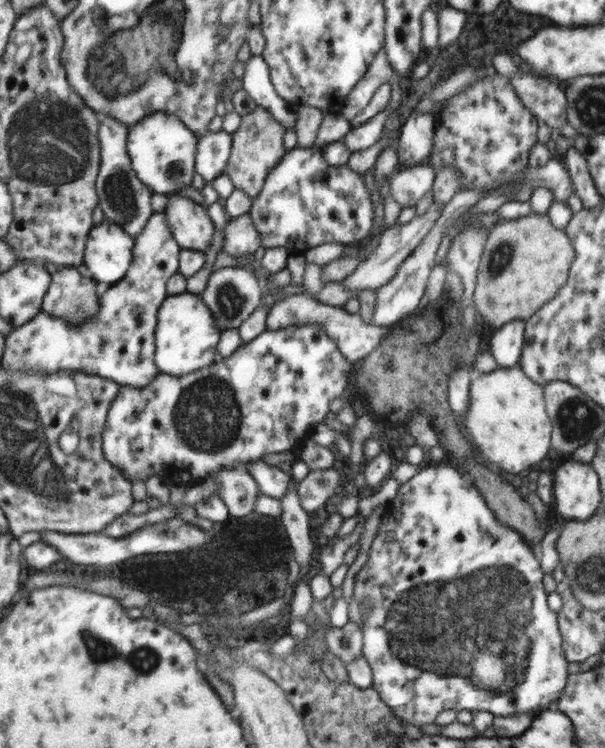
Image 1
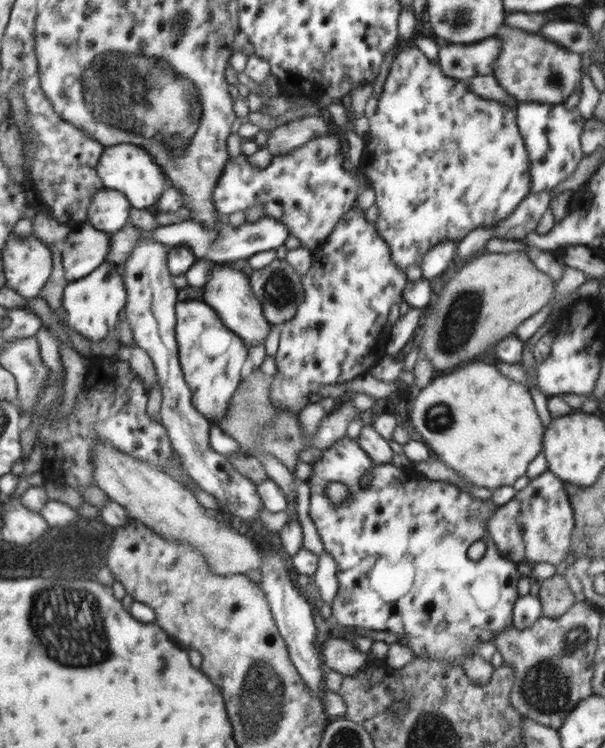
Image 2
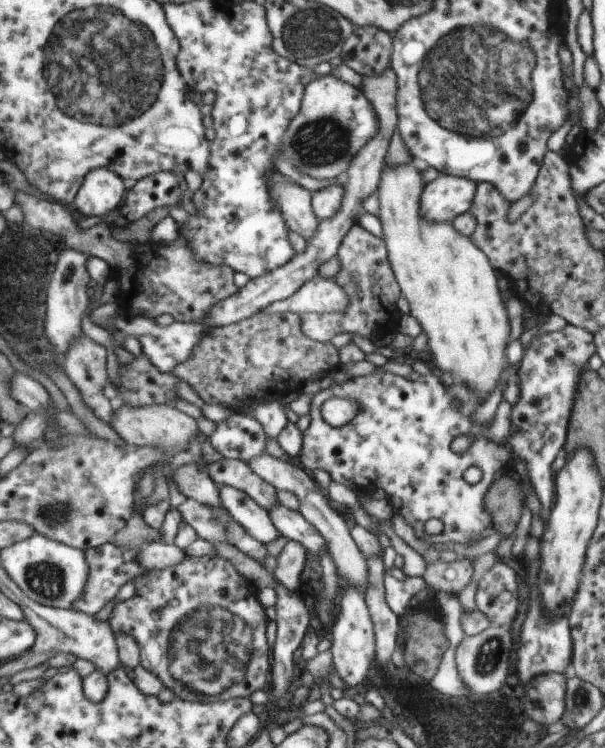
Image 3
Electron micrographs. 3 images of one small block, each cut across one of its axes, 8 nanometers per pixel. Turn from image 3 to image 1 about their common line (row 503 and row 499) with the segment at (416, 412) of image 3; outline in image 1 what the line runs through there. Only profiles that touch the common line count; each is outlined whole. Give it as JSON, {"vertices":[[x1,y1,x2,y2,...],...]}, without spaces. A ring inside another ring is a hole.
{"vertices":[[431,463,428,467,421,468,412,478,398,486,397,494,390,500,391,514,389,512,382,514,377,528,378,533,372,540,367,553,368,558,354,576,353,594,351,594,348,606,348,622,360,625,362,654,369,663,372,674,370,686,376,689,385,706,389,706,399,720,417,729,424,724,433,723,435,716,442,710,469,710,472,713,485,710,494,716,520,715,527,711,536,712,537,706,542,704,550,706,553,702,557,703,567,686,568,660,563,652,563,637,556,613,551,612,545,604,539,564,529,552,529,548,521,542,521,538,517,540,517,531,499,524,499,520,477,490,455,468,447,464]]}

